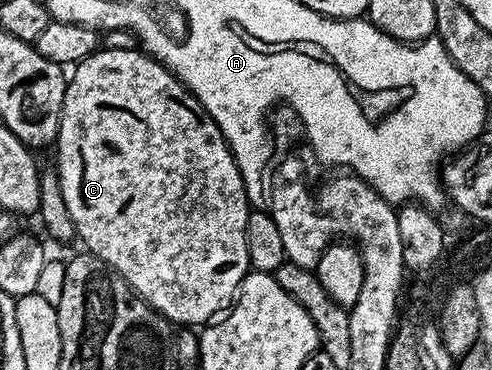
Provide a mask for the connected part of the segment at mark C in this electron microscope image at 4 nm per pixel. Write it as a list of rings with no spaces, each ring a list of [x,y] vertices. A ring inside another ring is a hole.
[[[99,48],[98,52],[93,53],[91,57],[79,61],[73,66],[66,82],[64,107],[56,142],[57,149],[56,172],[60,191],[64,195],[64,204],[68,206],[68,215],[72,215],[77,240],[79,242],[82,240],[86,244],[83,246],[89,252],[97,255],[109,269],[115,269],[139,297],[144,298],[155,311],[175,326],[202,327],[211,319],[217,318],[223,311],[229,310],[238,296],[242,280],[246,278],[247,273],[251,272],[246,224],[248,215],[252,212],[252,205],[246,196],[242,176],[229,147],[226,146],[220,127],[211,119],[208,111],[204,111],[202,104],[192,96],[189,89],[165,65],[161,65],[156,58],[141,48],[132,51]]]

